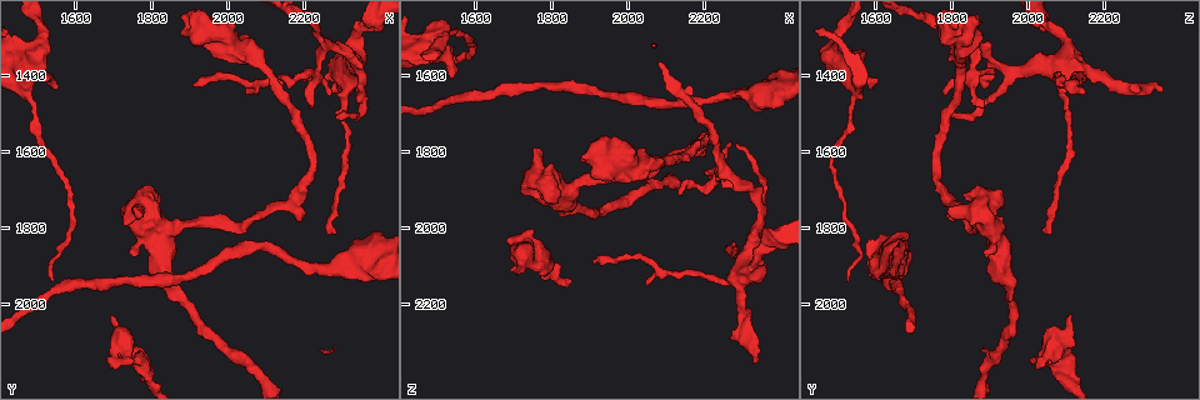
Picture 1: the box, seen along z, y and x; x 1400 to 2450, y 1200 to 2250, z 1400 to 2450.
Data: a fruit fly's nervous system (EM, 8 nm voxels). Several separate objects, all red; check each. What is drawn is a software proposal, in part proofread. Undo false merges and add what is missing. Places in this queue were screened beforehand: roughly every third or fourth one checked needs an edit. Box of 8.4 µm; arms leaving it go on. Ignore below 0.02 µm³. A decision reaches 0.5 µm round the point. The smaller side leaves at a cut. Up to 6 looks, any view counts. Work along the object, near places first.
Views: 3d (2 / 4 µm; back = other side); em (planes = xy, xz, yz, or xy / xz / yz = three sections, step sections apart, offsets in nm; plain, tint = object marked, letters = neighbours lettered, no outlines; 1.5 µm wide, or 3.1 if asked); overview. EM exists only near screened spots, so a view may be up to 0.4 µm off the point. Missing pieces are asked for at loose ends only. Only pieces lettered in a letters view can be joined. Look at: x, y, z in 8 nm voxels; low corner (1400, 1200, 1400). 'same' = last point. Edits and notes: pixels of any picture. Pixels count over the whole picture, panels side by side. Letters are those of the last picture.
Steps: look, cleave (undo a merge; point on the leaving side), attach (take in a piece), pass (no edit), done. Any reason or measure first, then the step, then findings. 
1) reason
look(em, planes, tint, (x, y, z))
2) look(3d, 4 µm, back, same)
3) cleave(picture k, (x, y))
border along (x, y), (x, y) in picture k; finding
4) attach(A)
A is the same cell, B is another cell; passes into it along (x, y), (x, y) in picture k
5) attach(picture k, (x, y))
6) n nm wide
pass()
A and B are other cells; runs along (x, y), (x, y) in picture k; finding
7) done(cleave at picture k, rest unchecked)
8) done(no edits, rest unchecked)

free end
look(3d, 2 µm, (1540, 1430, 1585))

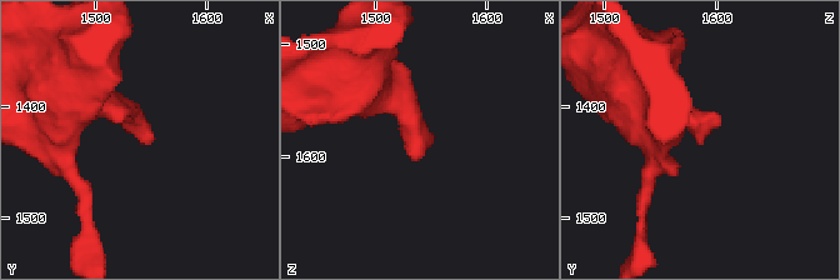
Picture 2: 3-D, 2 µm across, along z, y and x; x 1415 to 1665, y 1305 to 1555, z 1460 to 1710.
now the EM
look(em, xy, step 4, tint, (1550, 1430, 1588))

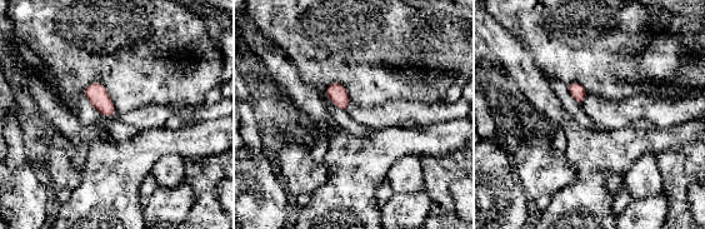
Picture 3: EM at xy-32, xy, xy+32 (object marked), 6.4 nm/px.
cut it another way
look(em, planes, letters, same)

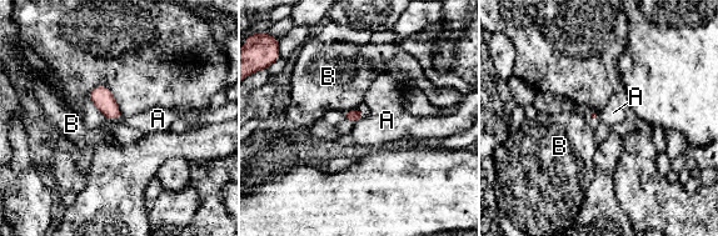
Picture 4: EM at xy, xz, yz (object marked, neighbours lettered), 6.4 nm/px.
pass()
A and B are other cells; border along (601, 113), (596, 121) in picture 4; none of them fits

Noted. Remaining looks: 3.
branch stops here
look(em, planes, tint, (1765, 1750, 1790))

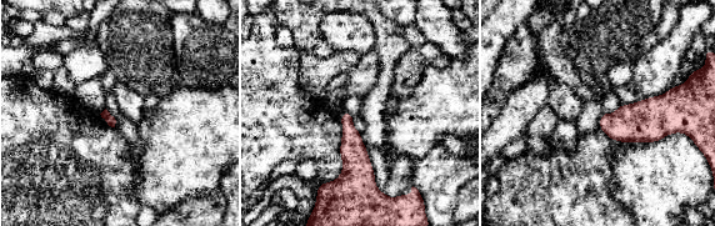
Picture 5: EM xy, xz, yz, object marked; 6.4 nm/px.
look(em, planes, letters, same)

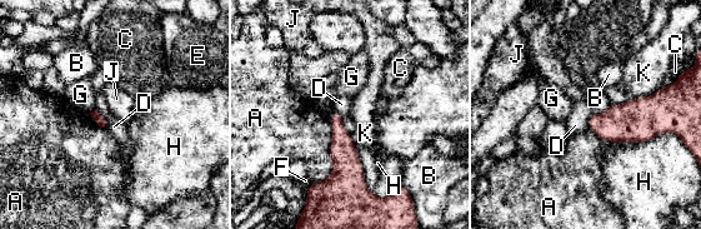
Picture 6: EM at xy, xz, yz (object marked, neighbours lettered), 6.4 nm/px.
pass()
A, B, C, D, E, F, G, H, J and K are other cells; border along (95, 108), (105, 120), (104, 128) in picture 6; none of them fits

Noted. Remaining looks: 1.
an open end
look(em, planes, letters, (2340, 1450, 2350))

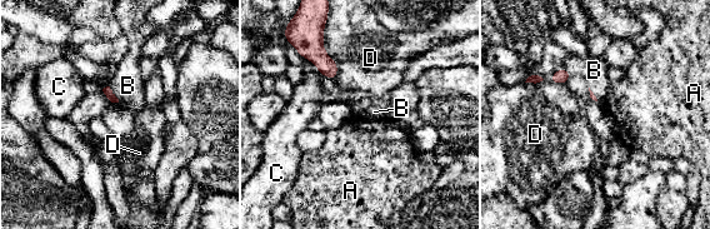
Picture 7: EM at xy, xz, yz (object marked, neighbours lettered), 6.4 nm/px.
attach(B)
B is the same cell, A, C and D are other cells; passes into it along (108, 91), (114, 94), (128, 85) in picture 7; it goes on there

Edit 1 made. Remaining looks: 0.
done(attach at picture 7, rest unchecked)

